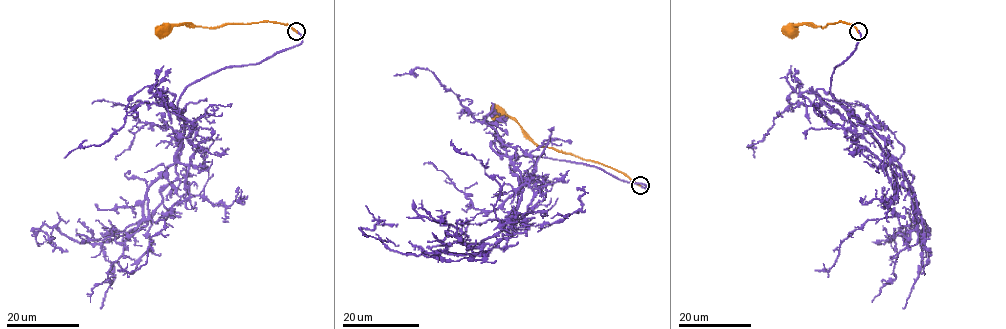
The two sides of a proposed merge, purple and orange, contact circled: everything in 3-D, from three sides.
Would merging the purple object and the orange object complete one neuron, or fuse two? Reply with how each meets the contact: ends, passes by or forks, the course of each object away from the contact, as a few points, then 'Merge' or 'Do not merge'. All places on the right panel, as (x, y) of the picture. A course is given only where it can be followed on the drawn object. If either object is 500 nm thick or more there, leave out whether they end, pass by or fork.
At the ring purple ends. At the ring orange ends. Course of purple: (858, 31), (853, 52), (834, 69), (830, 93), (911, 187), (924, 242), (907, 224), (894, 235), (894, 251). Course of orange: (858, 31), (842, 21), (823, 27), (799, 23), (793, 28). Do not merge

